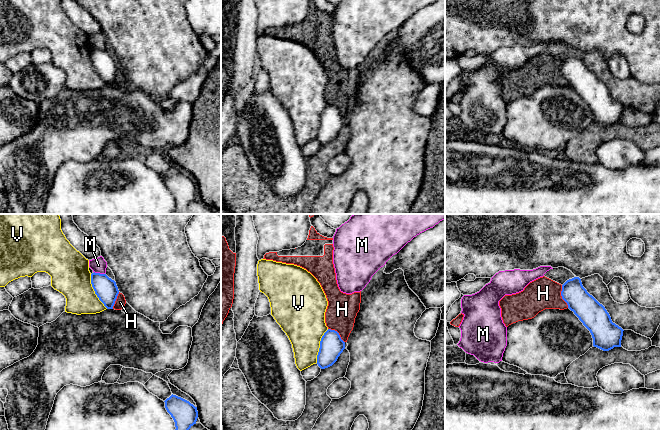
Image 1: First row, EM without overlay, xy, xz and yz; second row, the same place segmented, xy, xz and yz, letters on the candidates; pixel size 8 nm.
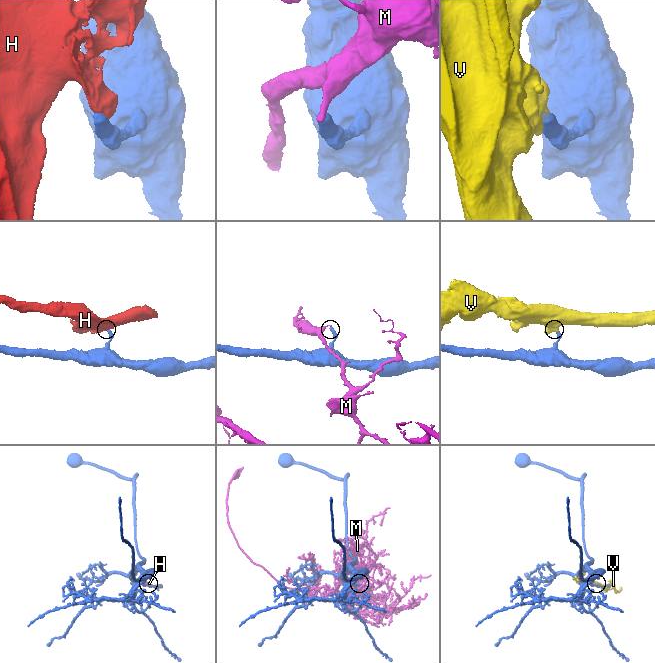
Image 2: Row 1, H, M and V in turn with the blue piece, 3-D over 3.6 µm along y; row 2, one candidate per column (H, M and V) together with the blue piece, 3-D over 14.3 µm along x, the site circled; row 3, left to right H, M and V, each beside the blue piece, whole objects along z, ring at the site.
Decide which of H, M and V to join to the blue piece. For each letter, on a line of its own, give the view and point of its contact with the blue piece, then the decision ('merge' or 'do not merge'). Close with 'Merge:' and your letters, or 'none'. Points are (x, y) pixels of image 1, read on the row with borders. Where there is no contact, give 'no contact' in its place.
H: yz (561, 295) | do not merge
M: xy (99, 273) | do not merge
V: xy (94, 290) | do not merge
Merge: none

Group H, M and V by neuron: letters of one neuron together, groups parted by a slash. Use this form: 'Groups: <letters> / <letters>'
Groups: H / M / V

